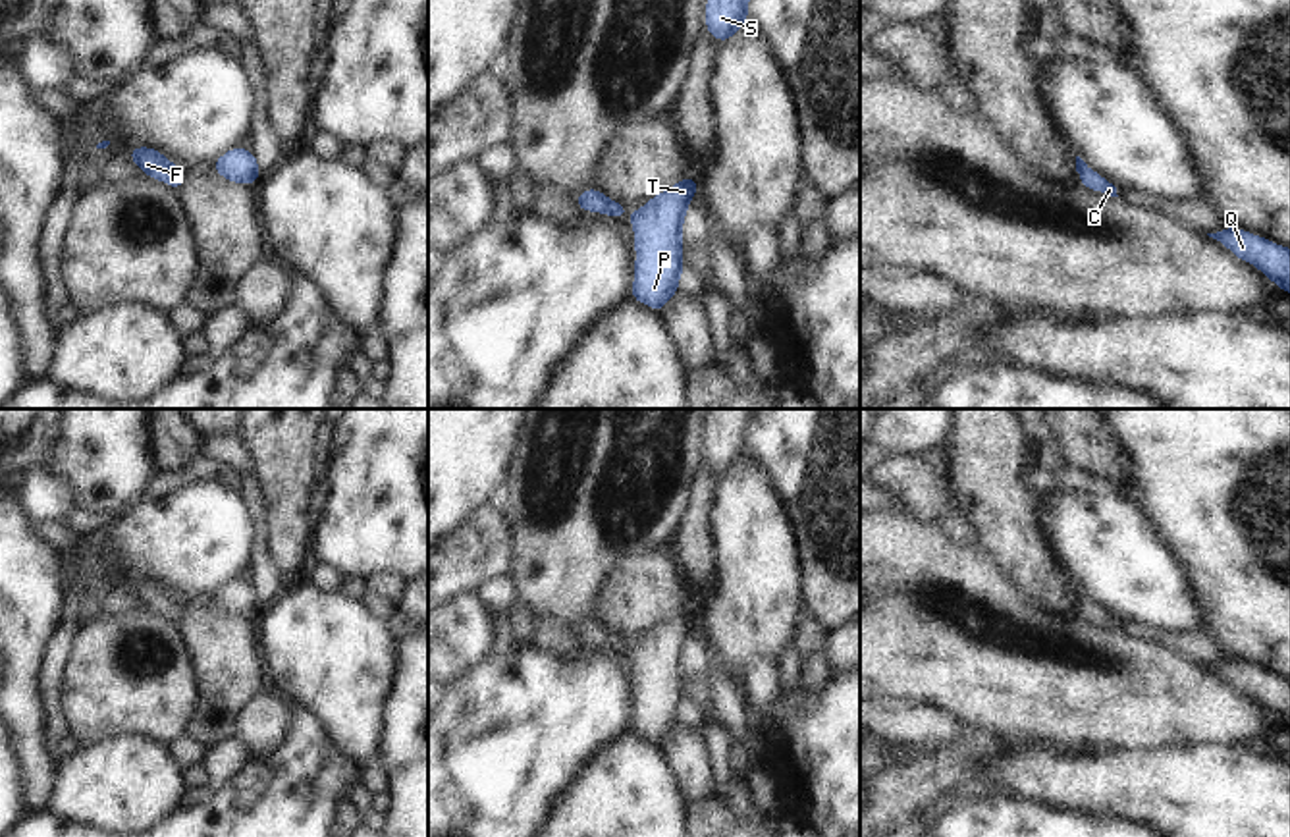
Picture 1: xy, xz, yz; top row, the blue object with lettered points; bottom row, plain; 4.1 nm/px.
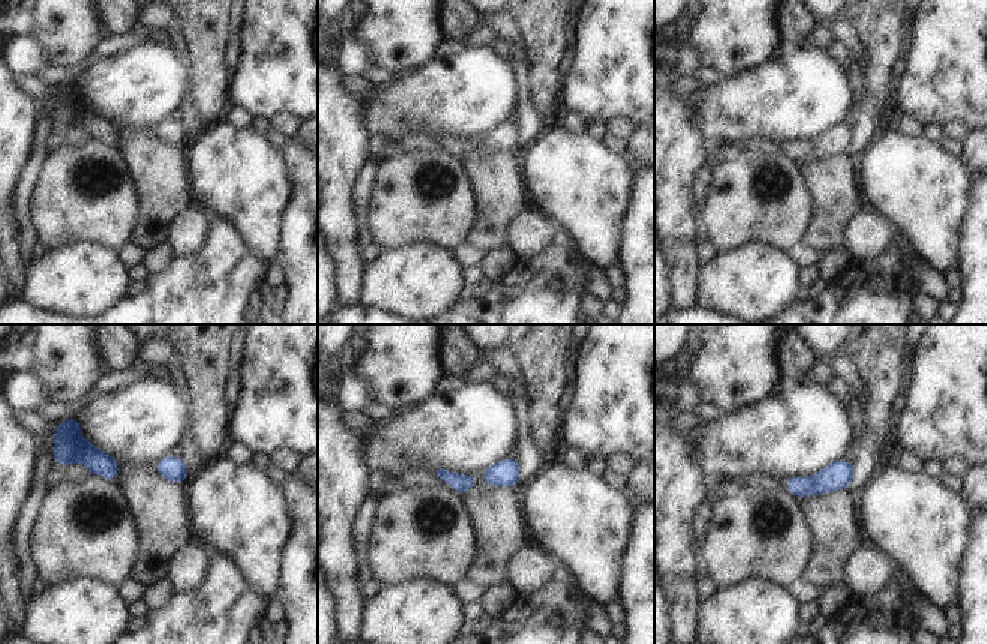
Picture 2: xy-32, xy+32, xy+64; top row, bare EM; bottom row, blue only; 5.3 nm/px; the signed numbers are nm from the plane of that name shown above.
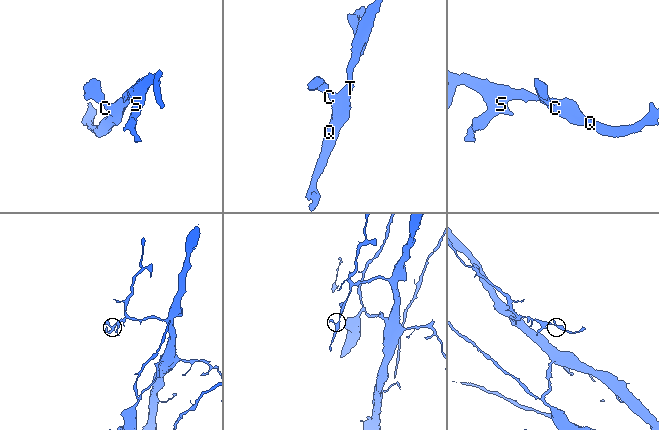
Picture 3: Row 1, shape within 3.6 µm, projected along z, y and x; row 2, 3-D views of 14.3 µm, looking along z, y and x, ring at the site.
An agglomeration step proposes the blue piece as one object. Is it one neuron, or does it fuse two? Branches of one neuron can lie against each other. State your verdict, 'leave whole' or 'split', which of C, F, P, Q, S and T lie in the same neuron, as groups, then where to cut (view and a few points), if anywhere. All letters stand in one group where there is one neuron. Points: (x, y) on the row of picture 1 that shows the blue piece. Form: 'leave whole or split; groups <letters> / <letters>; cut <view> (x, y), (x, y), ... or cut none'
leave whole; groups C F P Q S T; cut none

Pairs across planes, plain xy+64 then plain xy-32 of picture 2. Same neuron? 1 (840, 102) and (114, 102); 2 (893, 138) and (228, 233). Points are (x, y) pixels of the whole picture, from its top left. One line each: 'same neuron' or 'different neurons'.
1: same neuron
2: different neurons

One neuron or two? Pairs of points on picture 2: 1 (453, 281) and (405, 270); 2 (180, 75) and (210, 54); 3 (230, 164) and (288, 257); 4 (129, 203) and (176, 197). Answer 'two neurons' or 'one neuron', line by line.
1: one neuron
2: two neurons
3: two neurons
4: two neurons

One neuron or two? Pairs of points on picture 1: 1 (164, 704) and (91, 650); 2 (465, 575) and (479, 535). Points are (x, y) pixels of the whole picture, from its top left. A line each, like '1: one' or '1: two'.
1: one
2: one

